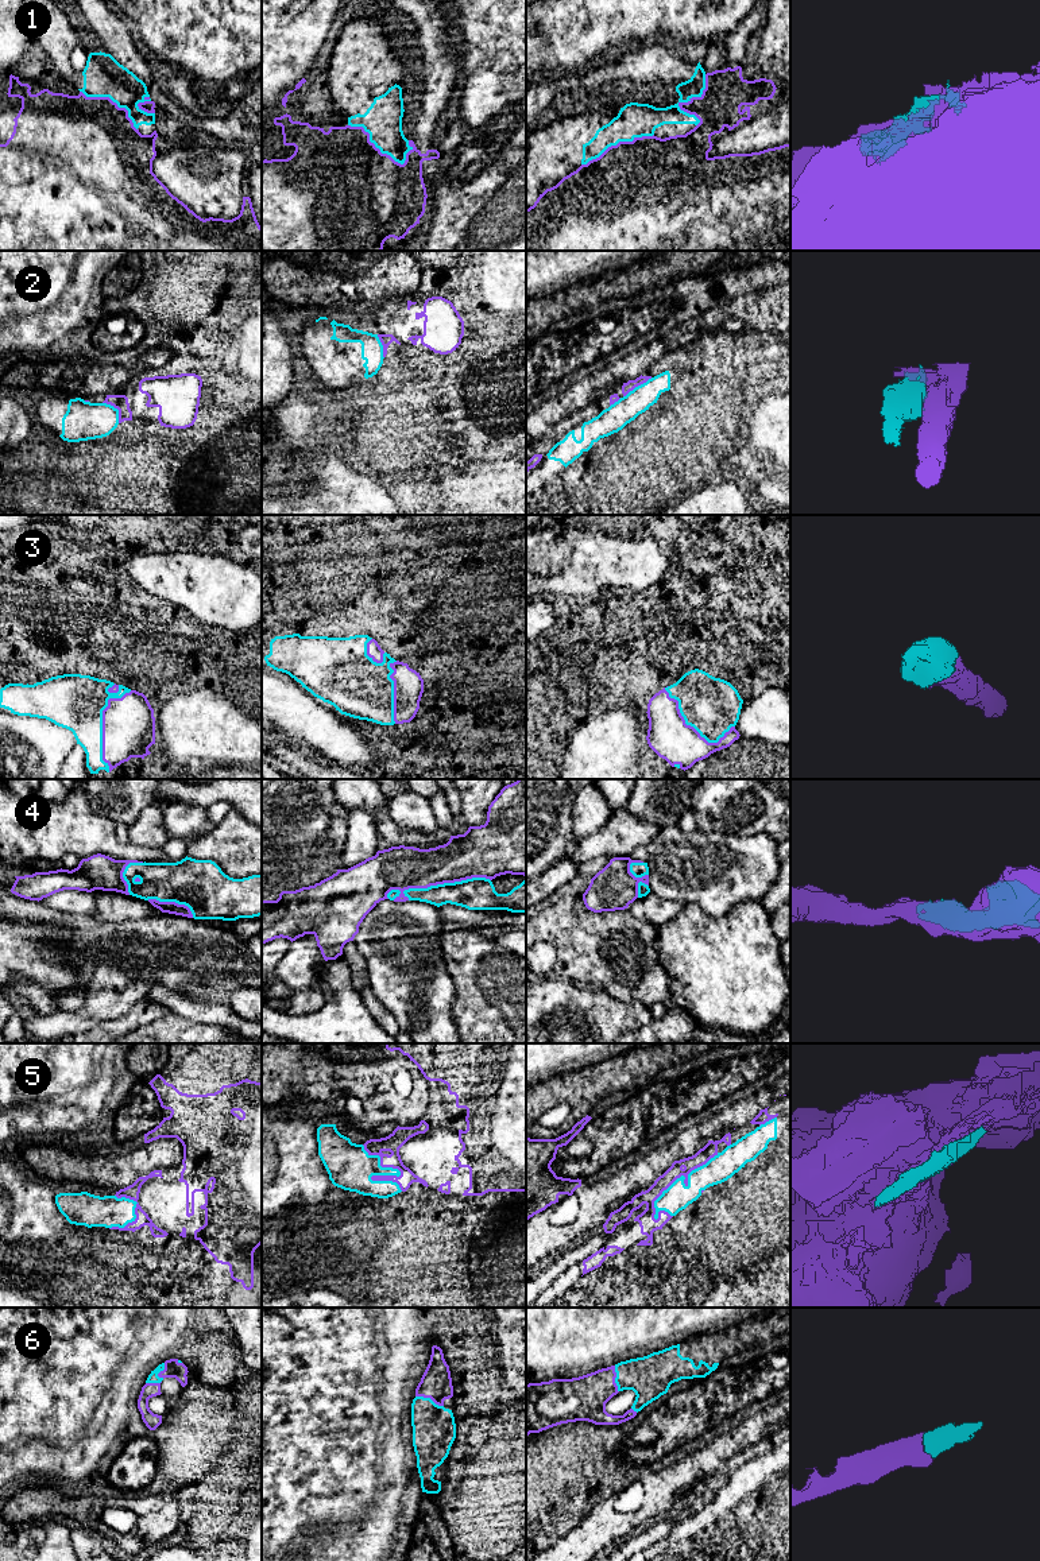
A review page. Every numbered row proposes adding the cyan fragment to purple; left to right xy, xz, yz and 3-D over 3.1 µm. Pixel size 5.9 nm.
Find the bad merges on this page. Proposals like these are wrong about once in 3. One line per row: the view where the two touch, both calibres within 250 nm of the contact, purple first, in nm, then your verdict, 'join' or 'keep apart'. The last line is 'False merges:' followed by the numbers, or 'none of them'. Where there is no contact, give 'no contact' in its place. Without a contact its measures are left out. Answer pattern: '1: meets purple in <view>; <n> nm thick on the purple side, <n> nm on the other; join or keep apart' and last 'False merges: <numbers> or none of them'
1: meets purple in xz; 500 nm thick on the purple side, 220 nm on the other; keep apart
2: meets purple in xy; 90 nm thick on the purple side, 220 nm on the other; keep apart
3: meets purple in xy; 320 nm thick on the purple side, 340 nm on the other; join
4: meets purple in xz; 280 nm thick on the purple side, 190 nm on the other; join
5: meets purple in yz; 90 nm thick on the purple side, 160 nm on the other; keep apart
6: meets purple in xz; 190 nm thick on the purple side, 260 nm on the other; join
False merges: 1, 2, 5

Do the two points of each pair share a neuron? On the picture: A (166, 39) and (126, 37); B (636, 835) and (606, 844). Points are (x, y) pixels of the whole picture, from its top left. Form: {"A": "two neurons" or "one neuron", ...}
{"A": "two neurons", "B": "one neuron"}

